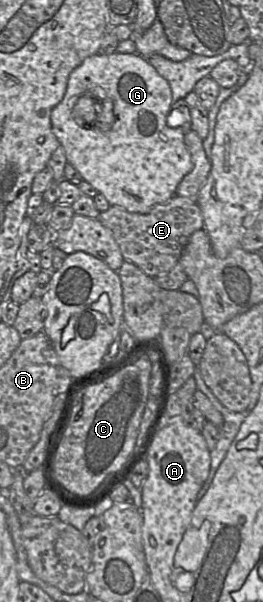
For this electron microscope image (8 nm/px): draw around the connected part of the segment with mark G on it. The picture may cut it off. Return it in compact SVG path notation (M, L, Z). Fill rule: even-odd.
M115 52L110 55L103 55L100 53L87 57L79 66L77 66L70 74L65 95L62 101L57 104L51 112L52 130L58 141L63 146L67 163L74 166L81 174L83 180L90 183L100 194L109 202L110 206L119 206L131 213L147 213L154 206L165 203L171 199L175 193L177 186L193 168L191 155L185 145L185 133L178 127L172 128L167 124L167 117L172 110L172 92L169 83L161 77L156 69L148 62L148 59L138 53L119 53ZM94 95L99 98L99 108L97 111L97 120L93 124L81 124L76 118L76 111L74 111L74 103L82 97Z

